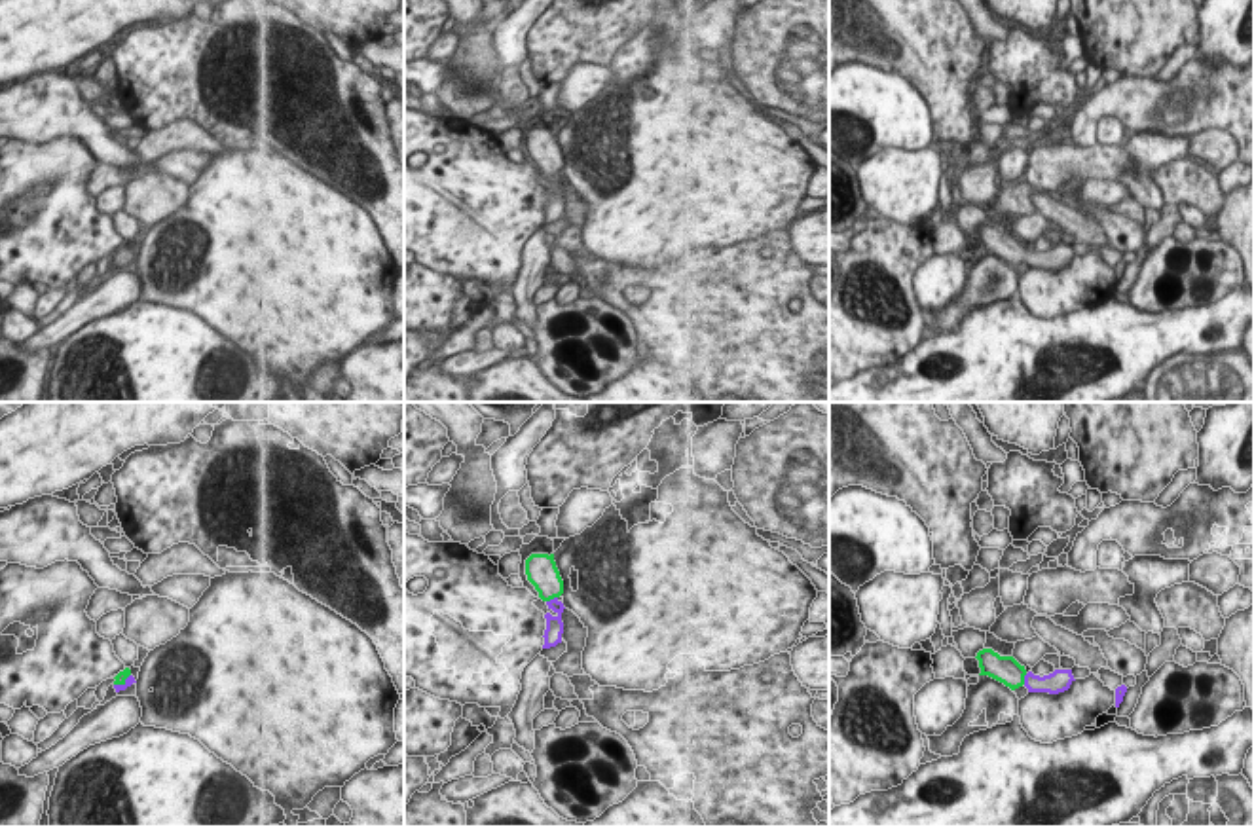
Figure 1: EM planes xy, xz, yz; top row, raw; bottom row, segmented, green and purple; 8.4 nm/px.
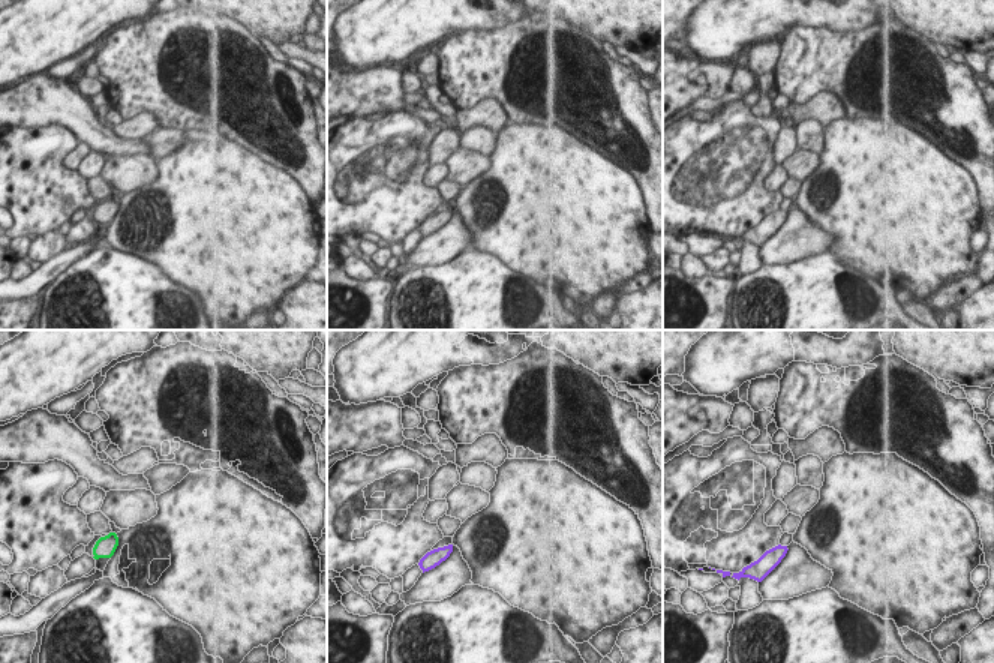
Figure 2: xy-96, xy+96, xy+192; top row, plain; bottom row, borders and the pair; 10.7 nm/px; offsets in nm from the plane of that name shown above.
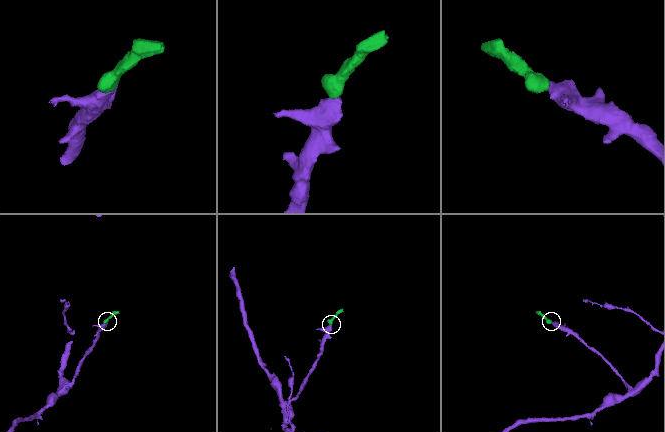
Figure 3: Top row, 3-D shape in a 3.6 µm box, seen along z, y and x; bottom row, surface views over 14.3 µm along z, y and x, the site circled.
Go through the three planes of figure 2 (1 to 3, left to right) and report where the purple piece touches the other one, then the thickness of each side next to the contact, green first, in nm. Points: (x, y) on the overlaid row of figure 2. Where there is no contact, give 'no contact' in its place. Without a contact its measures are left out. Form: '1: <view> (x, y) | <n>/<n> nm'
1: no contact
2: no contact
3: no contact

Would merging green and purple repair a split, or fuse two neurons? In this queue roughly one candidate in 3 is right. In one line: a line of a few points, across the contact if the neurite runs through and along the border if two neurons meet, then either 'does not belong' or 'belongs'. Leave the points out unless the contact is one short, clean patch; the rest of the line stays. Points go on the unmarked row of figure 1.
line xz (541, 147), (551, 162), (551, 173), (558, 183), (554, 202); belongs

